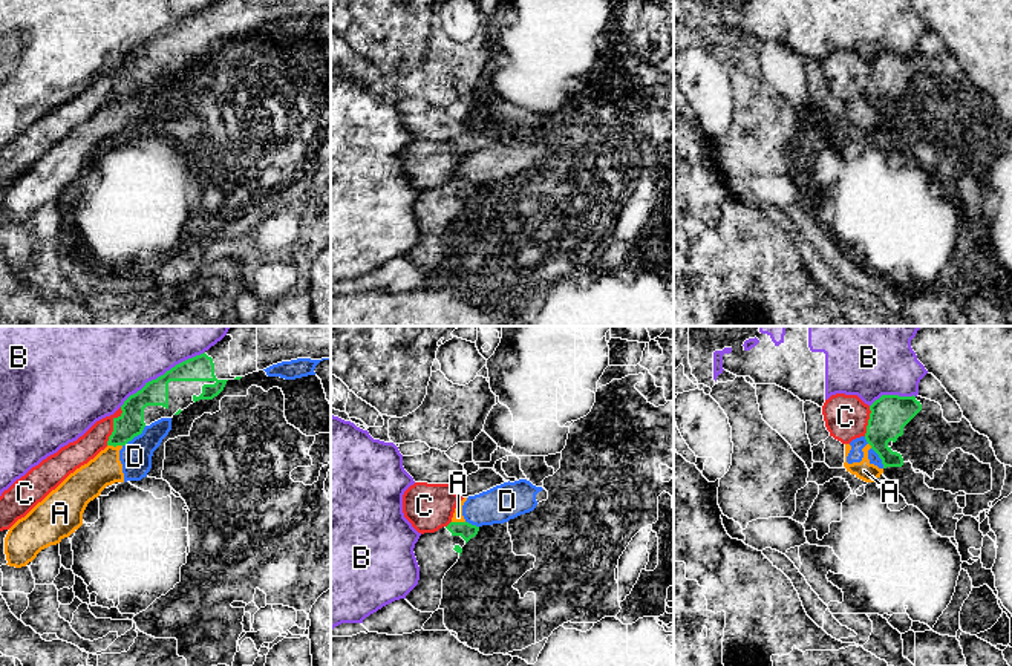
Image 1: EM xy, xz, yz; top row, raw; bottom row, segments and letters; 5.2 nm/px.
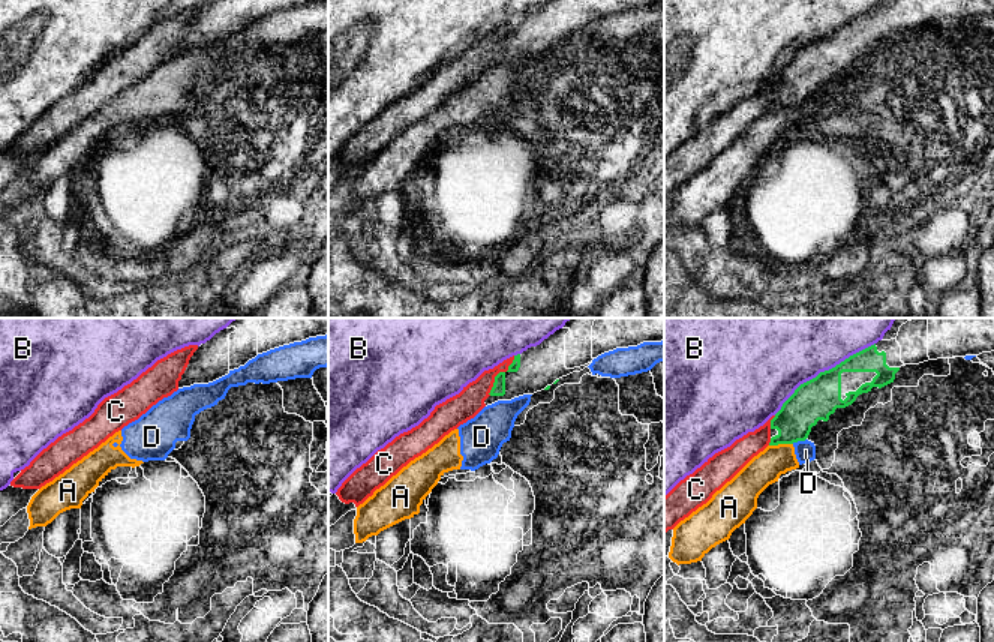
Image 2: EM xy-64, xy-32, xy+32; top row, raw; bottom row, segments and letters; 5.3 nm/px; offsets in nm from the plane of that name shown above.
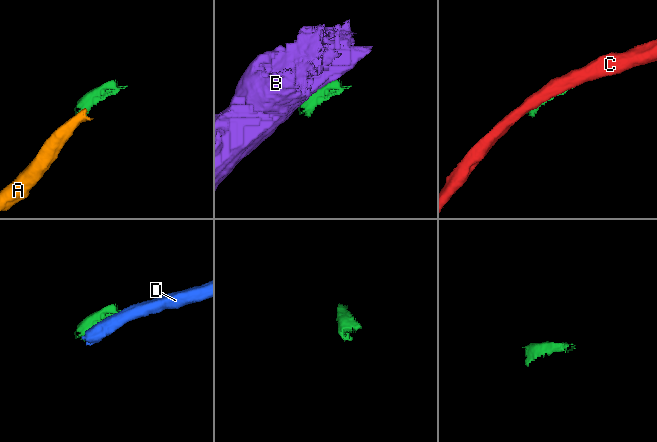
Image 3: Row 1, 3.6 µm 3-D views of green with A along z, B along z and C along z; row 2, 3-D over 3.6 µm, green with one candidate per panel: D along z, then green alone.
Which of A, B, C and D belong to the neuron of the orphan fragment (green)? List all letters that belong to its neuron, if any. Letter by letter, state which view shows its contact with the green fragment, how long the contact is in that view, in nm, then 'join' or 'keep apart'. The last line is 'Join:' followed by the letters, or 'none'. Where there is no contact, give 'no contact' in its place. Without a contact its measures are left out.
A: xy | 80 nm | keep apart
B: xy | 550 nm | keep apart
C: xy | 220 nm | keep apart
D: xy | 170 nm | keep apart
Join: none

